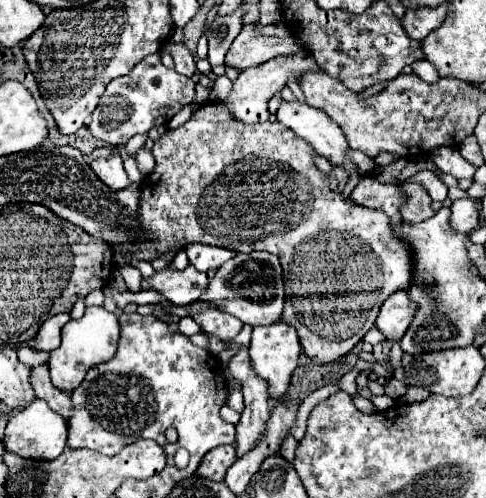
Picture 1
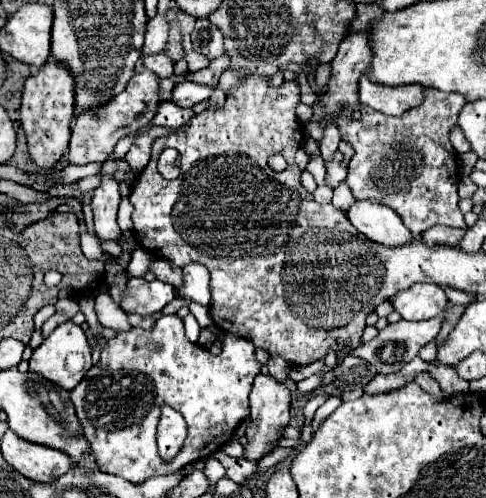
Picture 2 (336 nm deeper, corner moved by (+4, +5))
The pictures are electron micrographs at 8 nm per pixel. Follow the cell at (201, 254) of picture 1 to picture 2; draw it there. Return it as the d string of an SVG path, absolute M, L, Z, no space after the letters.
M189 263L183 267L183 275L185 275L185 287L179 291L179 295L197 301L201 305L209 305L211 303L209 271L201 263Z

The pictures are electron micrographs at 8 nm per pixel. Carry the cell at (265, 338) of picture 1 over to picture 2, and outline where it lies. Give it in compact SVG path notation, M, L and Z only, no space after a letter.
M259 373L253 381L253 389L251 389L251 427L245 431L249 443L245 447L245 457L247 459L261 459L269 453L269 445L275 443L279 439L277 429L285 427L289 421L289 407L291 407L291 391L287 389L285 383L277 381L271 375L263 375Z

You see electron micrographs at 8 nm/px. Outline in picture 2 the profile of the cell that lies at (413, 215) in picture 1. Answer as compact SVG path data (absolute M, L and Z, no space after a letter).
M425 87L421 105L399 117L389 117L361 105L361 115L355 119L353 111L343 107L335 115L335 125L341 133L341 141L355 149L349 163L349 175L345 179L353 191L353 197L373 199L373 203L393 207L413 237L421 237L421 233L433 225L465 229L467 225L457 205L457 153L449 139L451 129L457 125L457 115L465 103L467 101L461 93L445 93Z

